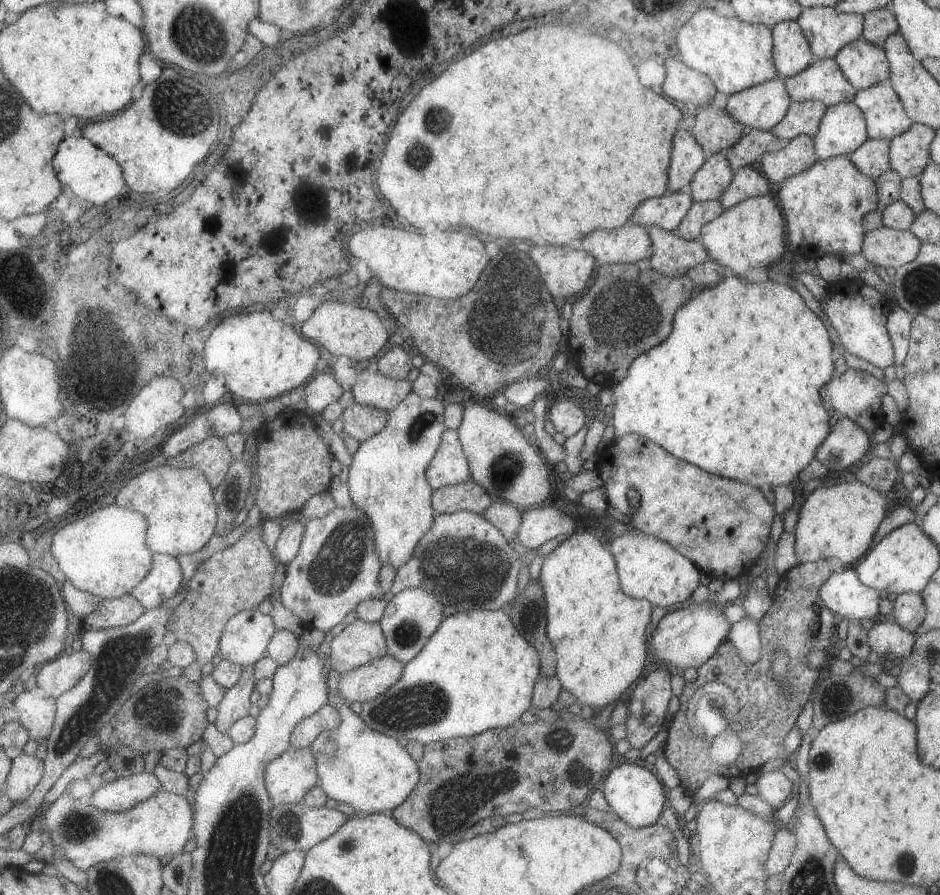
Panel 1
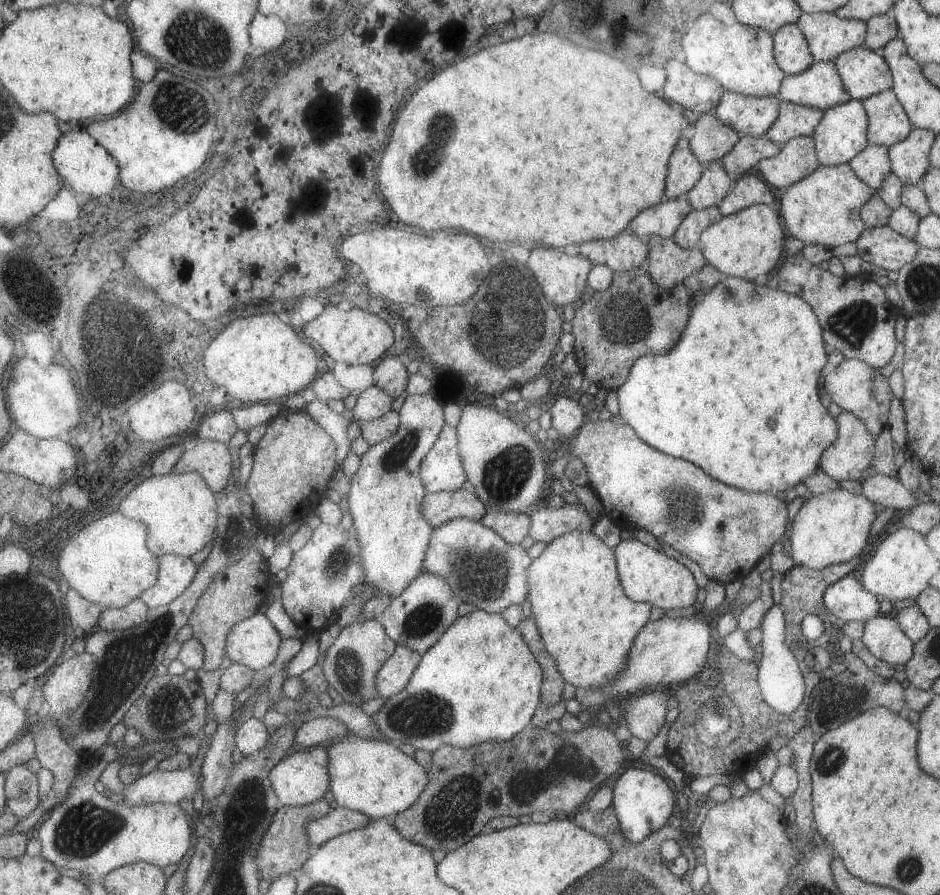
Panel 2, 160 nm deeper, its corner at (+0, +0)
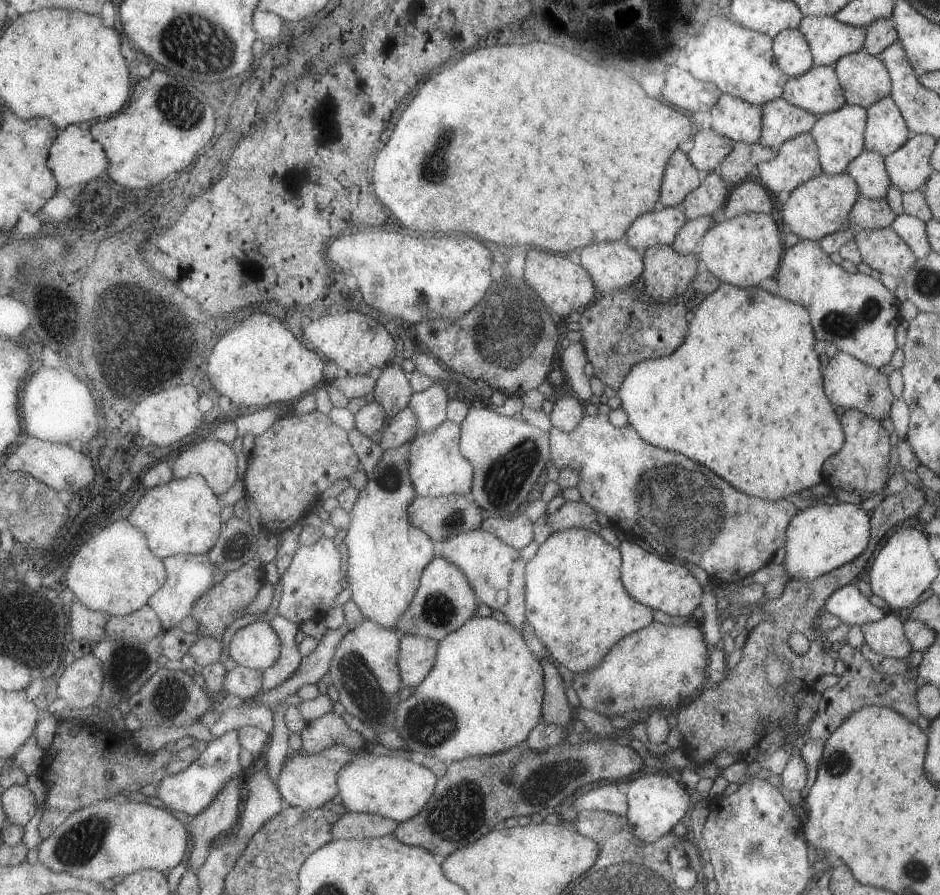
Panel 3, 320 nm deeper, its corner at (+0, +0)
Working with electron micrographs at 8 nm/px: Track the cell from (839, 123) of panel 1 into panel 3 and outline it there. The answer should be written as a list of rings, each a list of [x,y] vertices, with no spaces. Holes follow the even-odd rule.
[[[845,103],[837,110],[822,114],[813,123],[810,135],[815,139],[822,172],[826,175],[845,173],[847,165],[864,149],[866,108]]]

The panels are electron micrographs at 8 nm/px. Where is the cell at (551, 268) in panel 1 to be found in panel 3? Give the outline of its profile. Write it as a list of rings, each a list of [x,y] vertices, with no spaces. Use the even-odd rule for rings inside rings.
[[[531,248],[524,258],[524,281],[535,291],[552,314],[567,316],[571,311],[589,306],[593,300],[595,285],[587,271],[578,264],[571,263],[560,253],[541,252]]]

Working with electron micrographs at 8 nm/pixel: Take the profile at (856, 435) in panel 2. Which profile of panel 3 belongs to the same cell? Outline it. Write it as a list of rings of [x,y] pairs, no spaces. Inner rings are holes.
[[[845,409],[840,418],[844,443],[839,452],[831,455],[822,466],[822,482],[831,490],[853,491],[854,493],[881,492],[890,477],[887,469],[890,446],[889,434],[878,420],[857,409]]]

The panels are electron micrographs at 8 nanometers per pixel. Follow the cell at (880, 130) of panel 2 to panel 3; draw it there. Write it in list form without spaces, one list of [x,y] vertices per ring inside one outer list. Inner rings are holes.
[[[891,97],[882,98],[866,108],[866,125],[863,135],[866,151],[887,156],[905,144],[911,135]]]

